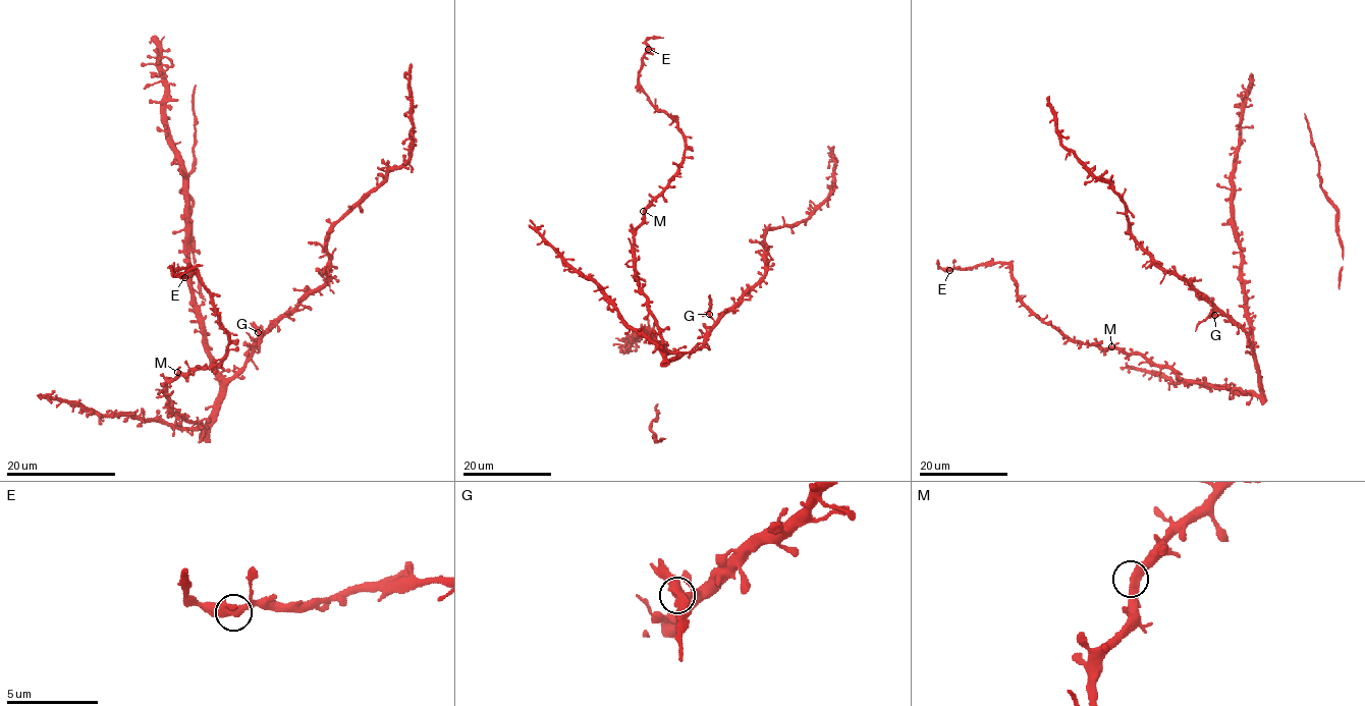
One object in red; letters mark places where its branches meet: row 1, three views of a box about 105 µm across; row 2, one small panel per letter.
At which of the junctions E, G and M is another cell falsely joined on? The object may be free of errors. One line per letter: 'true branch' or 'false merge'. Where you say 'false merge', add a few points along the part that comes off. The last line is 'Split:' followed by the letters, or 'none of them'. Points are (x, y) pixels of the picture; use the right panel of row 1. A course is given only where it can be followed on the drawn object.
E: true branch
G: false merge; course (1213, 315), (1203, 319), (1195, 331)
M: true branch
Split: G

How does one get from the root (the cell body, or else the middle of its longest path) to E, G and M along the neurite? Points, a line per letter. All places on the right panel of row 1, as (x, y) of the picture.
E: (1252, 351), (1259, 394), (1191, 382), (1140, 355), (1065, 337), (1023, 302), (1008, 264), (949, 270)
G: (1252, 351), (1247, 335), (1238, 326), (1224, 316), (1213, 315)
M: (1252, 351), (1259, 394), (1191, 382), (1168, 368), (1152, 366), (1140, 355), (1126, 354), (1111, 346)

